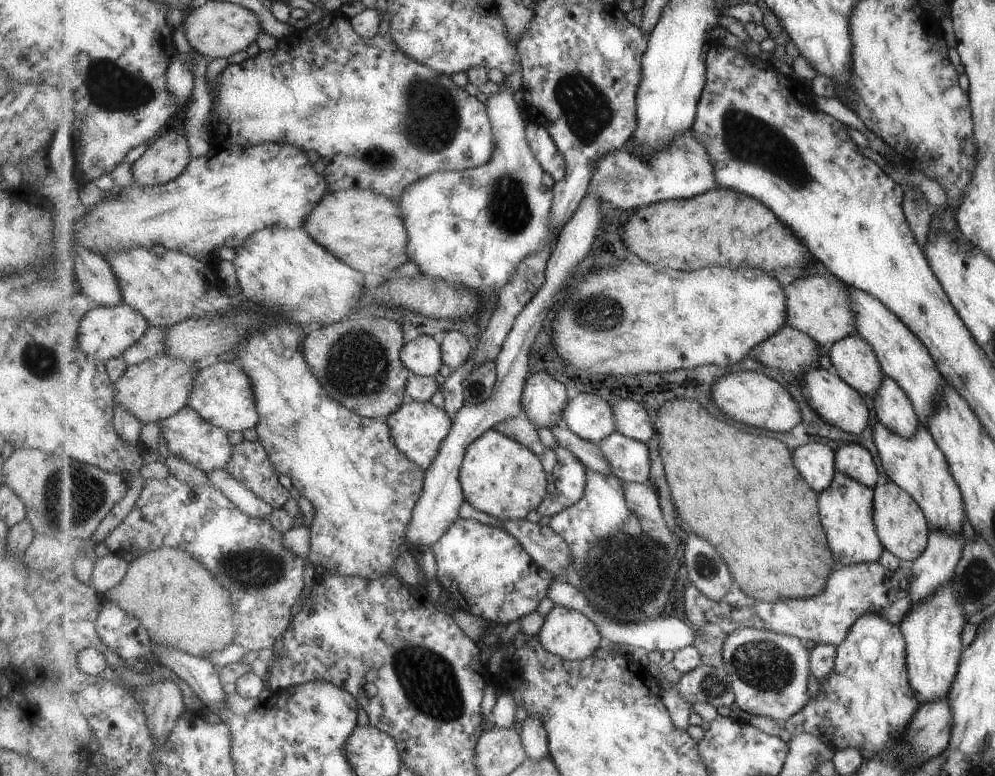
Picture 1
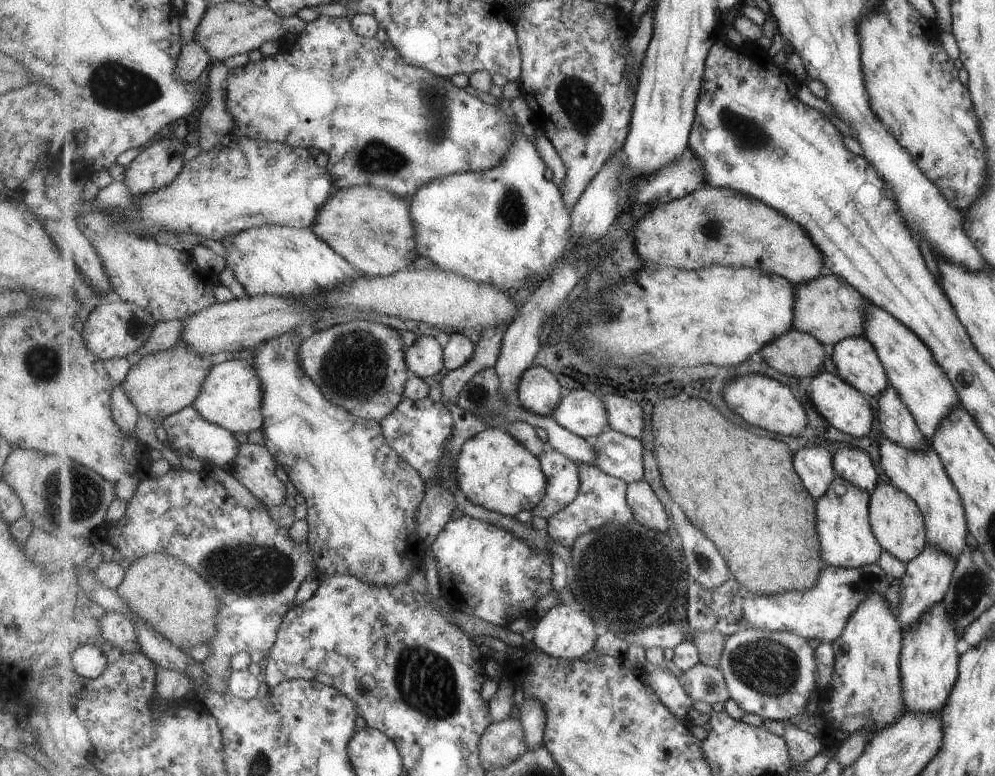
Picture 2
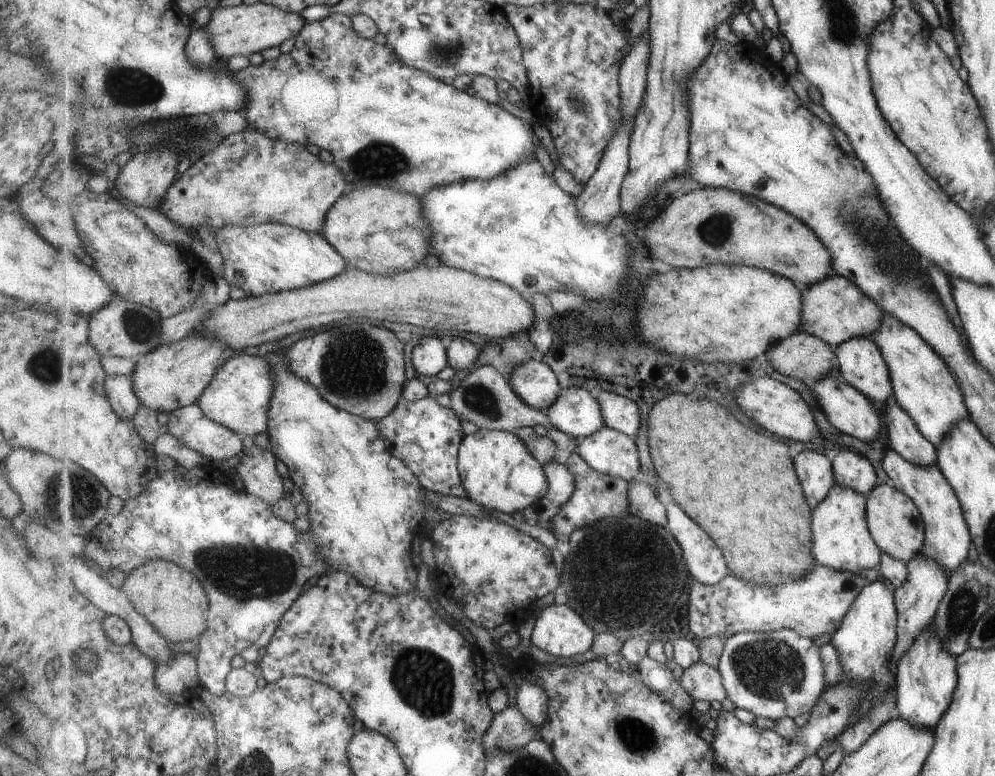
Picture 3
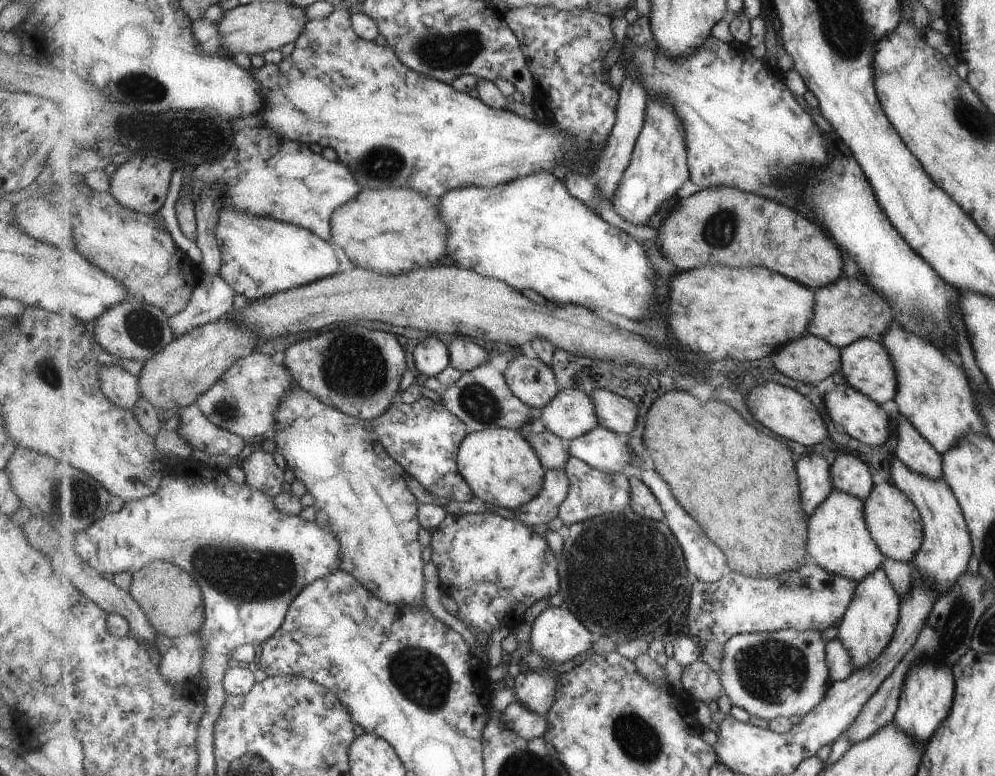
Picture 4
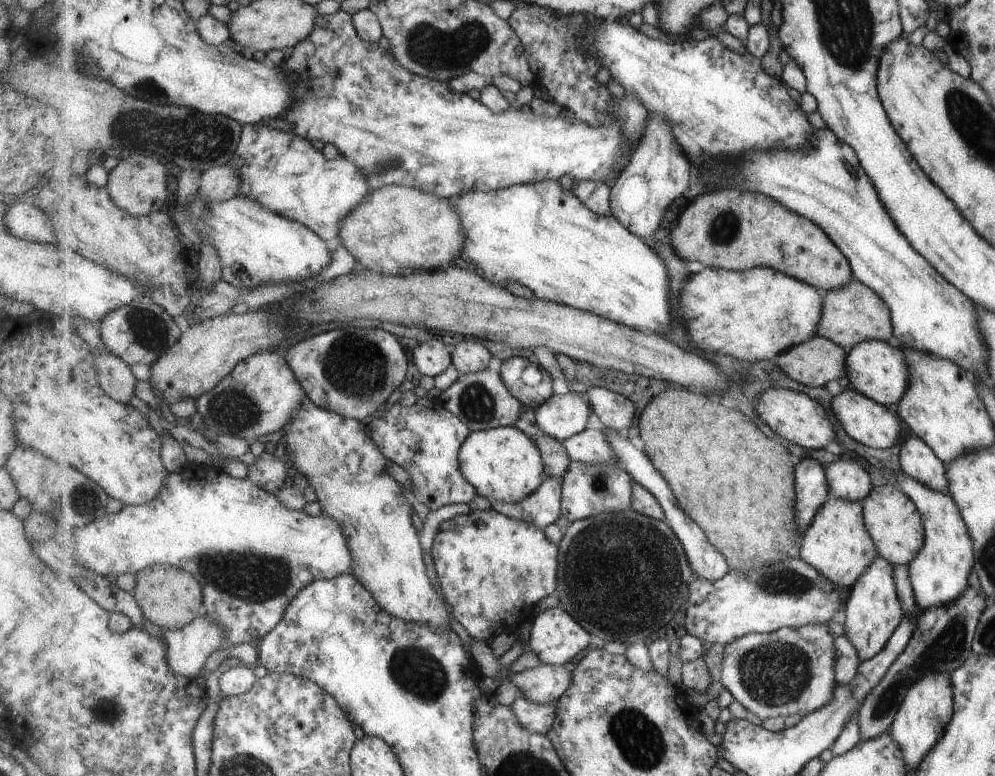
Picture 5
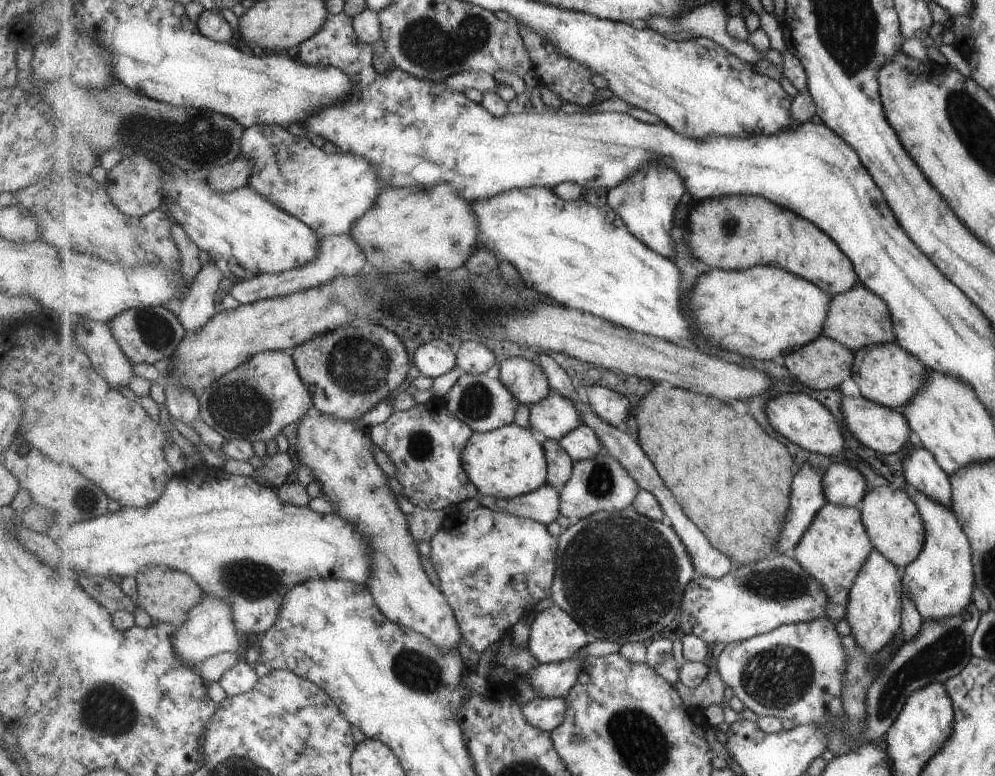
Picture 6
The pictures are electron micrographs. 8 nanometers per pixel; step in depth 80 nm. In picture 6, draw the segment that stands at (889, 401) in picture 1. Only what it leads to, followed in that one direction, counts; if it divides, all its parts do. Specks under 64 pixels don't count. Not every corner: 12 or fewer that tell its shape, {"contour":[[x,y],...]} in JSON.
{"contour":[[915,443],[902,467],[907,483],[951,508],[951,478]]}

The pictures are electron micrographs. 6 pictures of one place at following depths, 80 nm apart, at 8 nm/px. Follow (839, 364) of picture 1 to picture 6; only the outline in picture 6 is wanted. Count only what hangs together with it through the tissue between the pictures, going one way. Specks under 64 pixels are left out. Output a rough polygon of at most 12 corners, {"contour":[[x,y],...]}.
{"contour":[[895,342],[856,352],[851,377],[867,400],[898,409],[925,366]]}

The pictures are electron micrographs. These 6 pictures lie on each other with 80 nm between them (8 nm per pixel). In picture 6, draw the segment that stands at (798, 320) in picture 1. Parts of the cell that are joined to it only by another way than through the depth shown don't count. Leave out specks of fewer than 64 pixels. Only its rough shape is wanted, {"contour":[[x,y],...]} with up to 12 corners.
{"contour":[[861,282],[832,298],[824,335],[855,352],[896,340],[888,305]]}

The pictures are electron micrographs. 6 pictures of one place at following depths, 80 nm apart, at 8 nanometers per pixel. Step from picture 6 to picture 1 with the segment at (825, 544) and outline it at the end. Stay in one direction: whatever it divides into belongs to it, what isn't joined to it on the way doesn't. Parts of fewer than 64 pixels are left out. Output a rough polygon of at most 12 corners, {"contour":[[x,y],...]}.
{"contour":[[841,471],[818,494],[839,566],[872,563],[882,544],[873,494]]}

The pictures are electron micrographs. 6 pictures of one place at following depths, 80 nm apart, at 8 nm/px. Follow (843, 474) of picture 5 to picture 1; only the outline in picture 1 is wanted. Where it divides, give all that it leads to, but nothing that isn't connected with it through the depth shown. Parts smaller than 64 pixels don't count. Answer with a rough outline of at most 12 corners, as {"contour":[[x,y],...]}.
{"contour":[[845,443],[835,451],[837,471],[867,488],[877,468],[865,445]]}

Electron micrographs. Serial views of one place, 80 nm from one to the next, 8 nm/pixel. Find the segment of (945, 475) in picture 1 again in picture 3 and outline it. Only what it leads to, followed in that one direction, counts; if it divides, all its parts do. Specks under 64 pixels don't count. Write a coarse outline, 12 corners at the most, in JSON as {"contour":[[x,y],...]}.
{"contour":[[891,448],[881,466],[924,519],[919,554],[949,576],[972,541],[963,506],[936,463]]}

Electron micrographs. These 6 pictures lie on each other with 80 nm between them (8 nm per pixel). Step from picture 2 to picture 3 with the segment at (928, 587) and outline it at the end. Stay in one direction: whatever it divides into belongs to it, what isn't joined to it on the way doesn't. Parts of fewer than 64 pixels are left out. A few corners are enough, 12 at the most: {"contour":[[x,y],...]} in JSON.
{"contour":[[917,554],[895,588],[897,659],[931,624],[948,574]]}

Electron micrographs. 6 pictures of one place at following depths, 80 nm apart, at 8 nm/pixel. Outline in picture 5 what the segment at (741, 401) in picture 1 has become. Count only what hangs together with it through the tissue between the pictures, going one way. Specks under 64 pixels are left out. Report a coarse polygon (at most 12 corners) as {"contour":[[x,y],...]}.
{"contour":[[771,388],[759,416],[803,448],[835,441],[834,423],[808,394]]}

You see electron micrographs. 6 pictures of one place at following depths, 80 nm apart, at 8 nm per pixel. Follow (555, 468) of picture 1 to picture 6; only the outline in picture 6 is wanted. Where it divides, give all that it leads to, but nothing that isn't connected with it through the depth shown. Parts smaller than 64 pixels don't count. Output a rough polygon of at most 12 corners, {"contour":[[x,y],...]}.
{"contour":[[549,482],[515,498],[479,496],[483,507],[549,526],[561,516]]}

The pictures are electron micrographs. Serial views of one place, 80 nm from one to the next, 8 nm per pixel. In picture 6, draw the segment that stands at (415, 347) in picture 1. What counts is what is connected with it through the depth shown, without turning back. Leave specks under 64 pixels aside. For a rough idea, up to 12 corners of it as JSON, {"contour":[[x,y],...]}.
{"contour":[[441,339],[419,345],[414,364],[436,379],[457,366]]}

